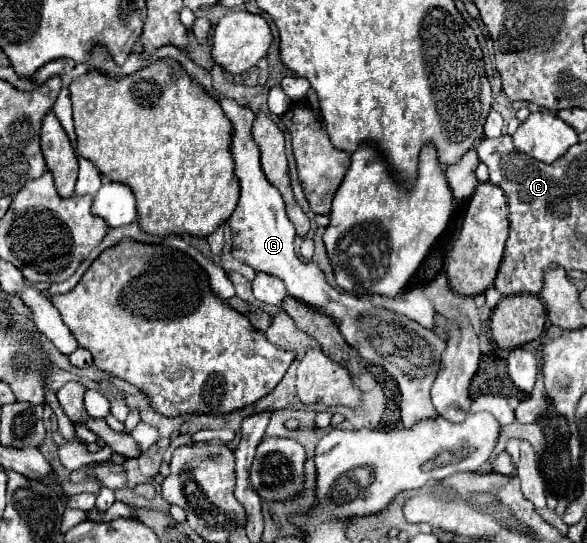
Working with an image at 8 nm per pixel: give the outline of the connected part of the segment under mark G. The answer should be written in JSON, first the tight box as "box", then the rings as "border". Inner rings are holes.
{"box":[220,97,446,427],"border":[[[220,97],[220,105],[234,125],[232,155],[236,163],[236,177],[240,179],[240,201],[232,217],[226,221],[232,231],[232,255],[256,271],[280,277],[292,297],[336,319],[340,333],[354,349],[358,349],[360,357],[366,363],[382,365],[394,377],[400,389],[400,423],[404,427],[412,427],[420,419],[436,417],[436,409],[430,401],[430,387],[436,379],[440,355],[446,347],[444,339],[410,321],[408,317],[370,305],[370,301],[364,297],[352,297],[334,291],[326,281],[326,273],[316,261],[300,261],[300,257],[294,253],[294,227],[284,213],[282,195],[276,191],[276,187],[272,187],[272,183],[266,181],[266,175],[260,167],[260,147],[252,139],[252,109],[242,107],[226,97]]]}

